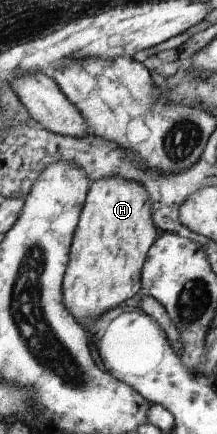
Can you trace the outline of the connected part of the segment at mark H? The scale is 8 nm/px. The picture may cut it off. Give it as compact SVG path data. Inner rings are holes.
M121 177L102 178L92 182L81 220L73 237L69 271L63 284L66 309L82 327L92 327L103 315L120 307L128 298L142 290L142 270L150 248L159 238L160 231L153 220L153 209L146 188L138 182Z

